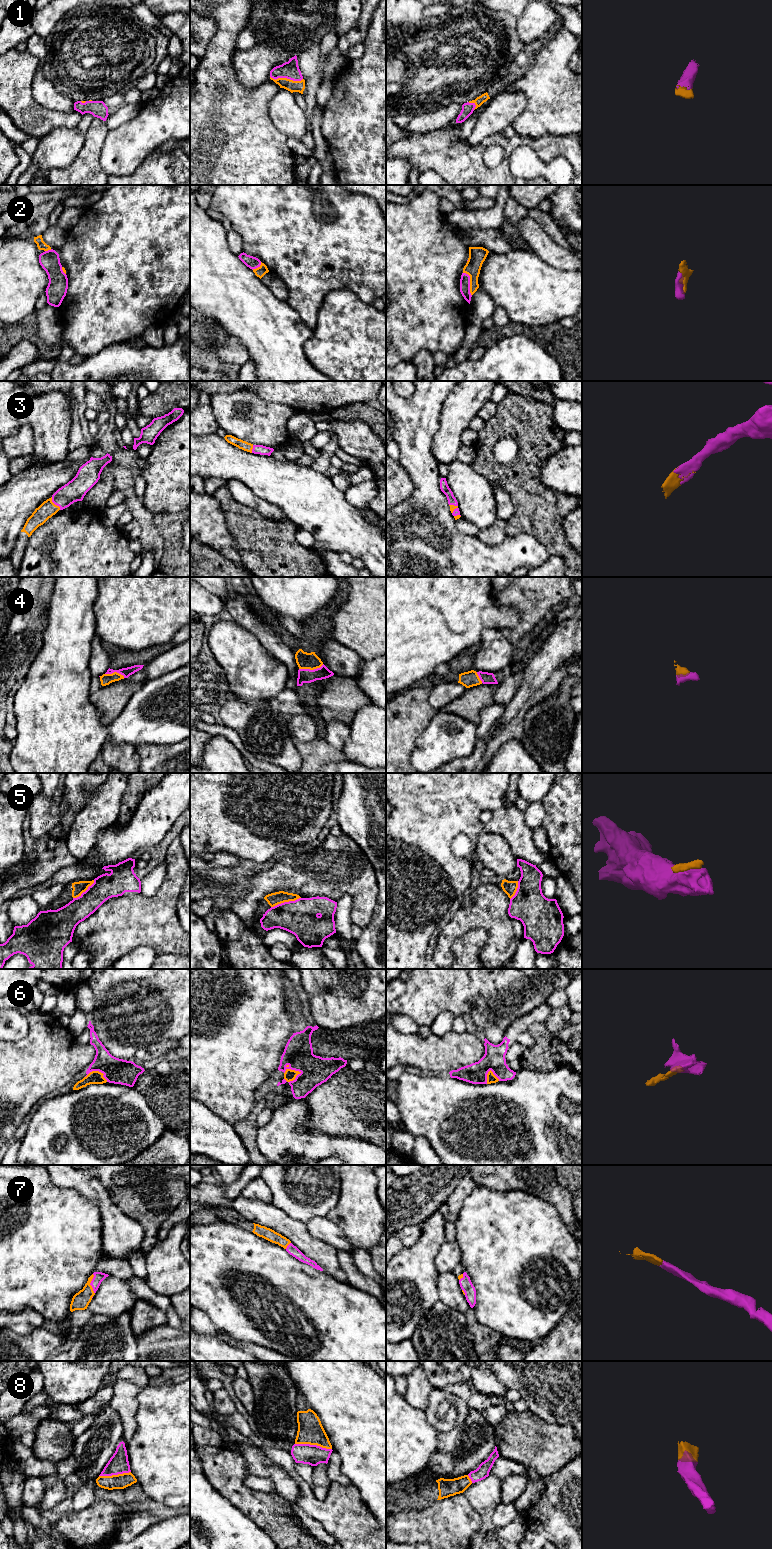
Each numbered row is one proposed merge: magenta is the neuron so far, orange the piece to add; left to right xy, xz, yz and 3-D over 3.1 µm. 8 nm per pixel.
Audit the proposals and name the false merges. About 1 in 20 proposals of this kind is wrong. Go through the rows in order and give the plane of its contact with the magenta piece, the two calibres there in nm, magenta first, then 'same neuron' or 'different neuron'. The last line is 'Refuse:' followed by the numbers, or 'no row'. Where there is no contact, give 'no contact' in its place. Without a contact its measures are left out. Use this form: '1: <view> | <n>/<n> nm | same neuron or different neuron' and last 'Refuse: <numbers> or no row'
1: xz | 140/100 nm | same neuron
2: yz | 80/140 nm | same neuron
3: xy | 170/140 nm | same neuron
4: xz | 110/140 nm | same neuron
5: xz | 280/110 nm | different neuron
6: xz | 240/90 nm | same neuron
7: xy | 80/140 nm | same neuron
8: xz | 160/200 nm | same neuron
Refuse: 5

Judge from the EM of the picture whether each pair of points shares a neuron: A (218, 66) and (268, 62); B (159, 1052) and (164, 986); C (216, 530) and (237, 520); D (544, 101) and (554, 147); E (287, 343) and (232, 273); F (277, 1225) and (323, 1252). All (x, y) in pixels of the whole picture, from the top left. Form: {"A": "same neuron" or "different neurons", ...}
{"A": "different neurons", "B": "different neurons", "C": "different neurons", "D": "different neurons", "E": "same neuron", "F": "same neuron"}

